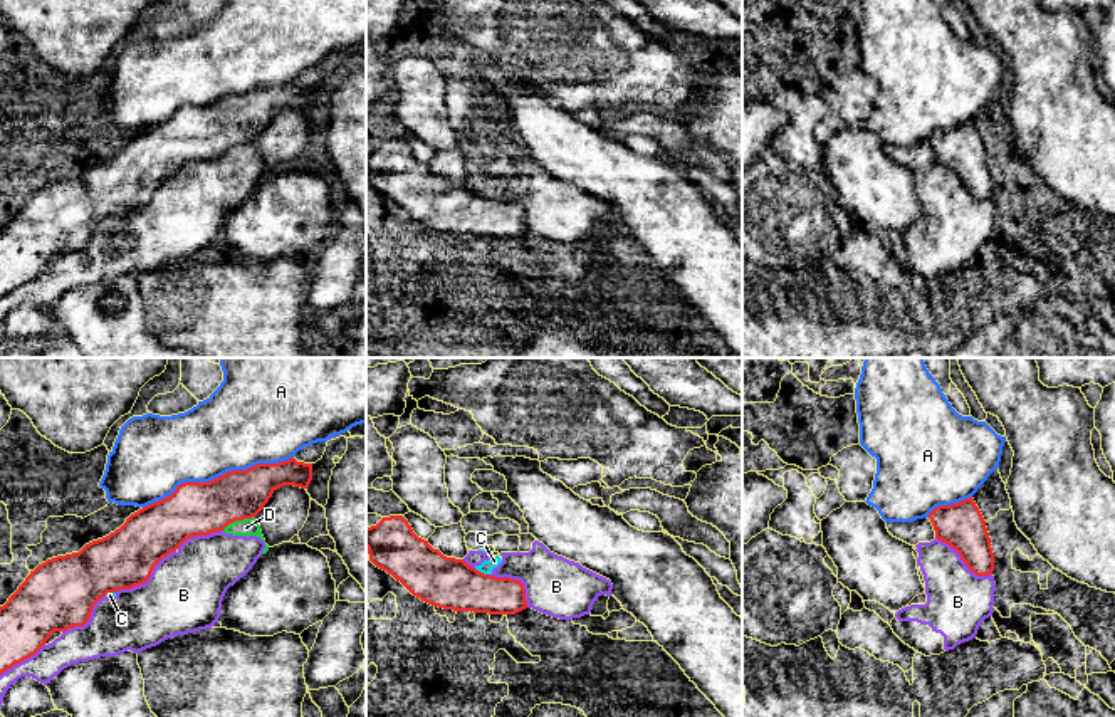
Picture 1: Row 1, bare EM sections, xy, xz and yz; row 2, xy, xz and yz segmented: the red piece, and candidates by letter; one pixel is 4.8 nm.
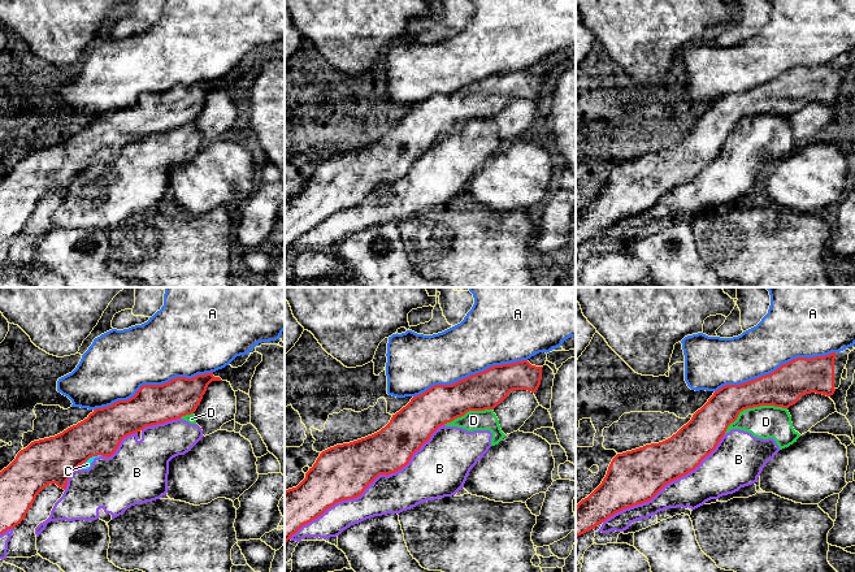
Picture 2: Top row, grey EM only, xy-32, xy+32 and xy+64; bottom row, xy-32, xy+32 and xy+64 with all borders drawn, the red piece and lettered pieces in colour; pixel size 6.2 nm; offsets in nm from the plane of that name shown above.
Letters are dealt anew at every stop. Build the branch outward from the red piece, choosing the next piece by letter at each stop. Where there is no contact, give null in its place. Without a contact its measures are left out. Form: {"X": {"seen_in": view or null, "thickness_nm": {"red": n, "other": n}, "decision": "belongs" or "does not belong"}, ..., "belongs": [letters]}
{"A": {"seen_in": "xy", "thickness_nm": {"red": 260, "other": 400}, "decision": "does not belong"}, "B": {"seen_in": "xy", "thickness_nm": {"red": 280, "other": 360}, "decision": "does not belong"}, "C": {"seen_in": "xz", "thickness_nm": {"red": 240, "other": 60}, "decision": "does not belong"}, "D": {"seen_in": "xy", "thickness_nm": {"red": 260, "other": 80}, "decision": "does not belong"}, "belongs": []}

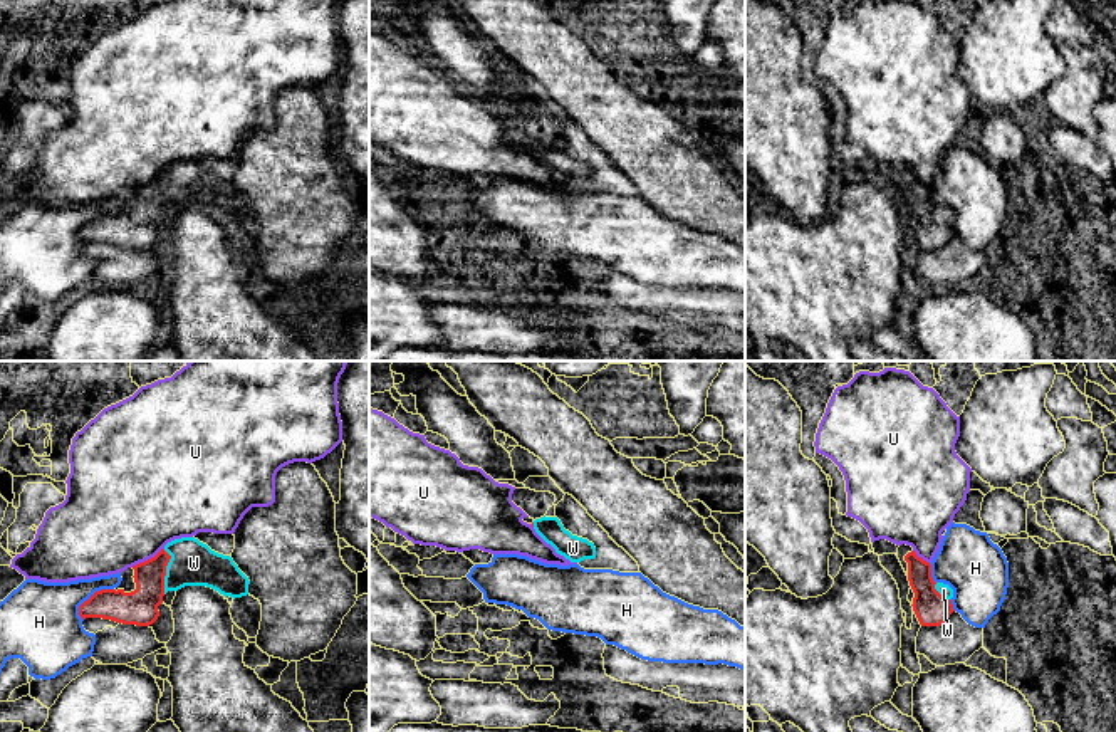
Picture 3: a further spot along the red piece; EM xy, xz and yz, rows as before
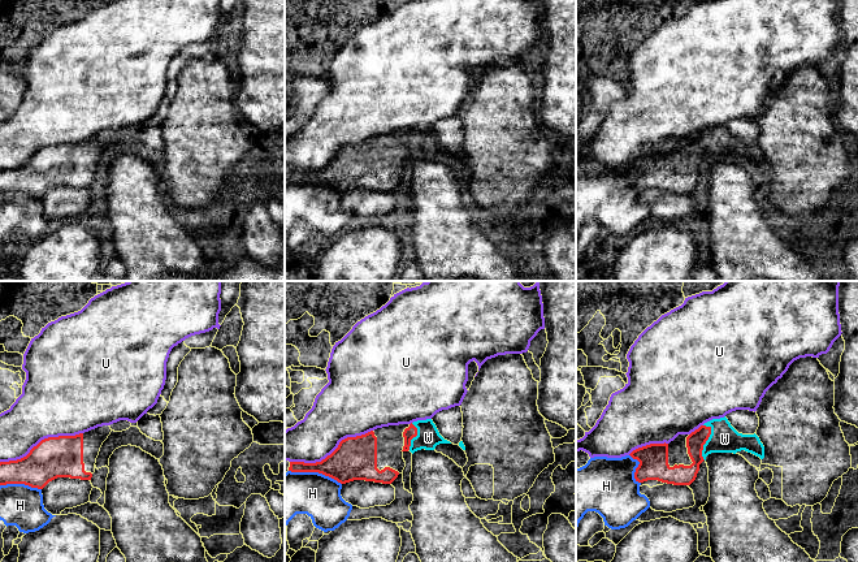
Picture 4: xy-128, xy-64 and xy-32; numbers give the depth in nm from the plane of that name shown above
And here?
{"H": {"seen_in": "xy", "thickness_nm": {"red": 170, "other": 320}, "decision": "does not belong"}, "U": {"seen_in": "xy", "thickness_nm": {"red": 170, "other": 500}, "decision": "does not belong"}, "W": {"seen_in": "xy", "thickness_nm": {"red": 170, "other": 220}, "decision": "belongs"}, "belongs": ["W"]}

